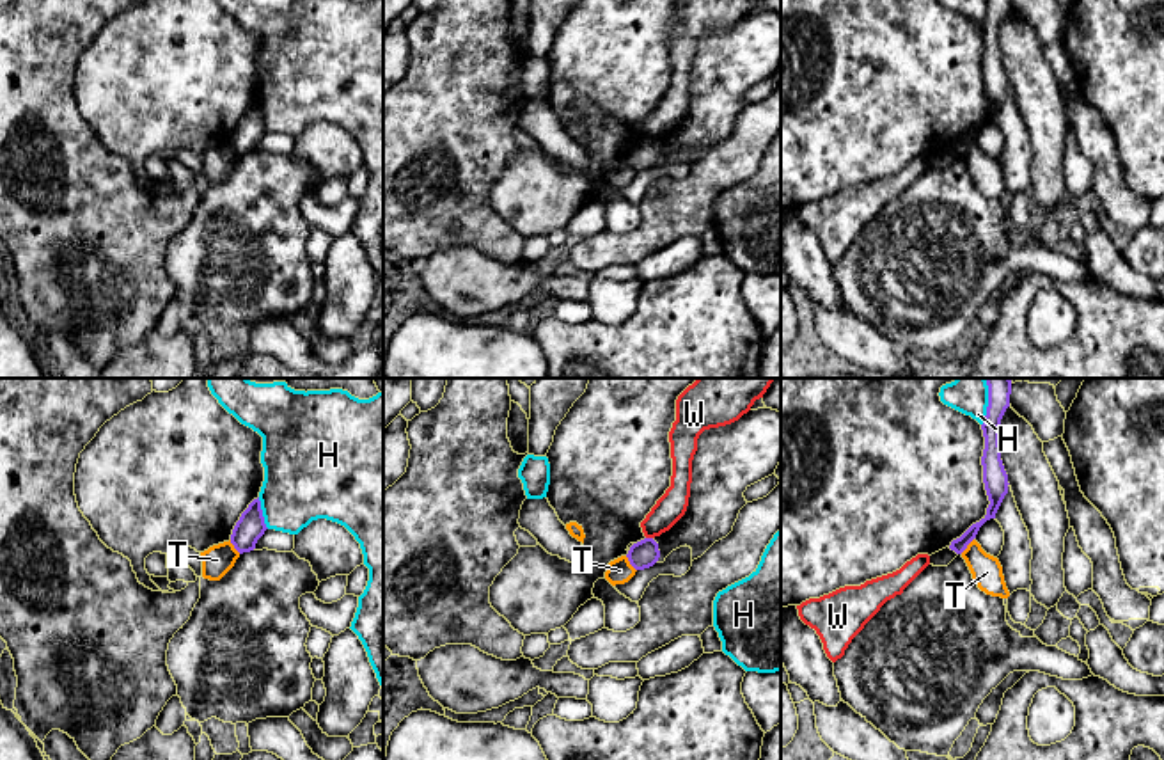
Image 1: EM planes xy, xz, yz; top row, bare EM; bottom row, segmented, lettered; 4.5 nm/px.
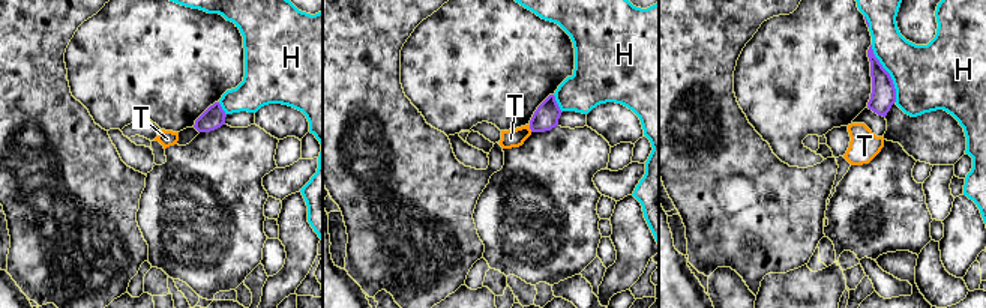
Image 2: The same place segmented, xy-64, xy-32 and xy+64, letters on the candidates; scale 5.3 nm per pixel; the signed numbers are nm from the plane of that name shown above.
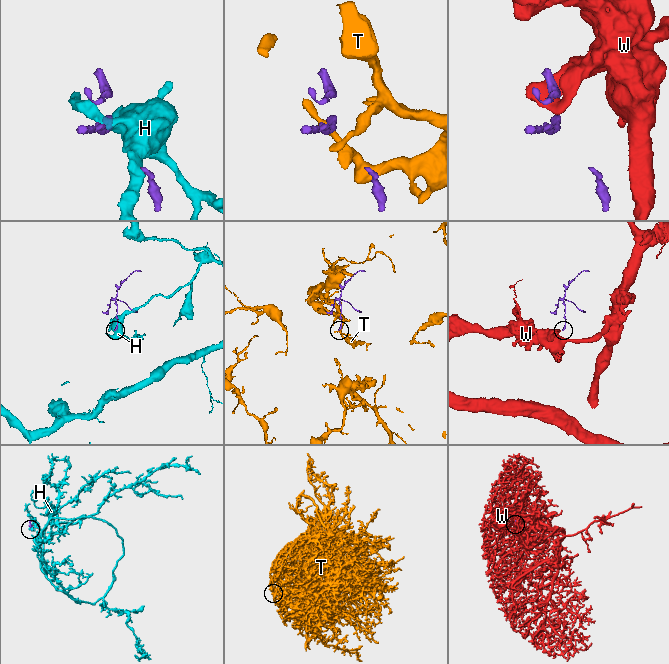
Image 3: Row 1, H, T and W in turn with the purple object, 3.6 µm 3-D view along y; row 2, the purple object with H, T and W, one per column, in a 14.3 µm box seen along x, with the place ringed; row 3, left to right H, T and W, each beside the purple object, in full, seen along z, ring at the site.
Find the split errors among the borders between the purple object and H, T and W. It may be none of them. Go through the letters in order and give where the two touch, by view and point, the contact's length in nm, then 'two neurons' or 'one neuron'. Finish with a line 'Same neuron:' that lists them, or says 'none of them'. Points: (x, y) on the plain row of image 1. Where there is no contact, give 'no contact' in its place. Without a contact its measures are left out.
H: meets purple in xy at (261, 116); contact 150 nm long; two neurons
T: meets purple in xz at (630, 166); contact 90 nm long; two neurons
W: meets purple in xz at (650, 141); contact 30 nm long; two neurons
Same neuron: none of them

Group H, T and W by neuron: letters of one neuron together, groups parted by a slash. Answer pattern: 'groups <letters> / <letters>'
groups H / T / W

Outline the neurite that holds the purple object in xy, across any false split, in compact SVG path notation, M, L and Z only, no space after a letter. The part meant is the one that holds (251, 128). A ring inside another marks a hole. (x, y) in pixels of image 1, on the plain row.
M257 99L248 107L248 110L241 115L240 123L236 124L231 137L231 146L240 156L250 154L256 151L257 142L264 137L266 131L268 130L264 126L261 103Z

